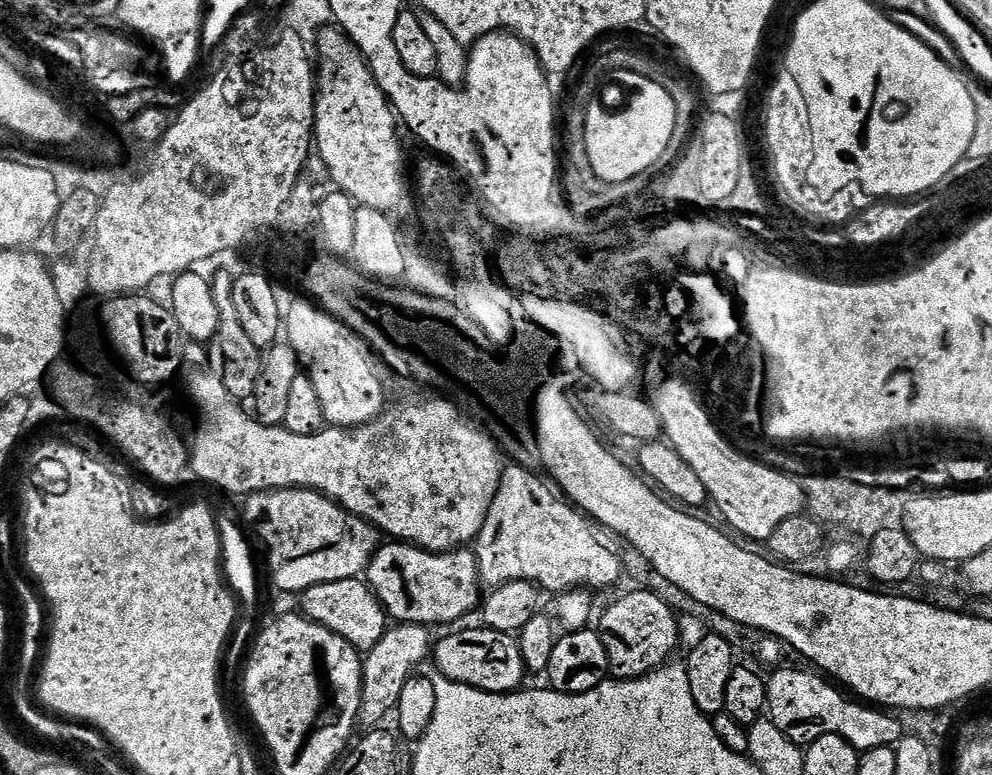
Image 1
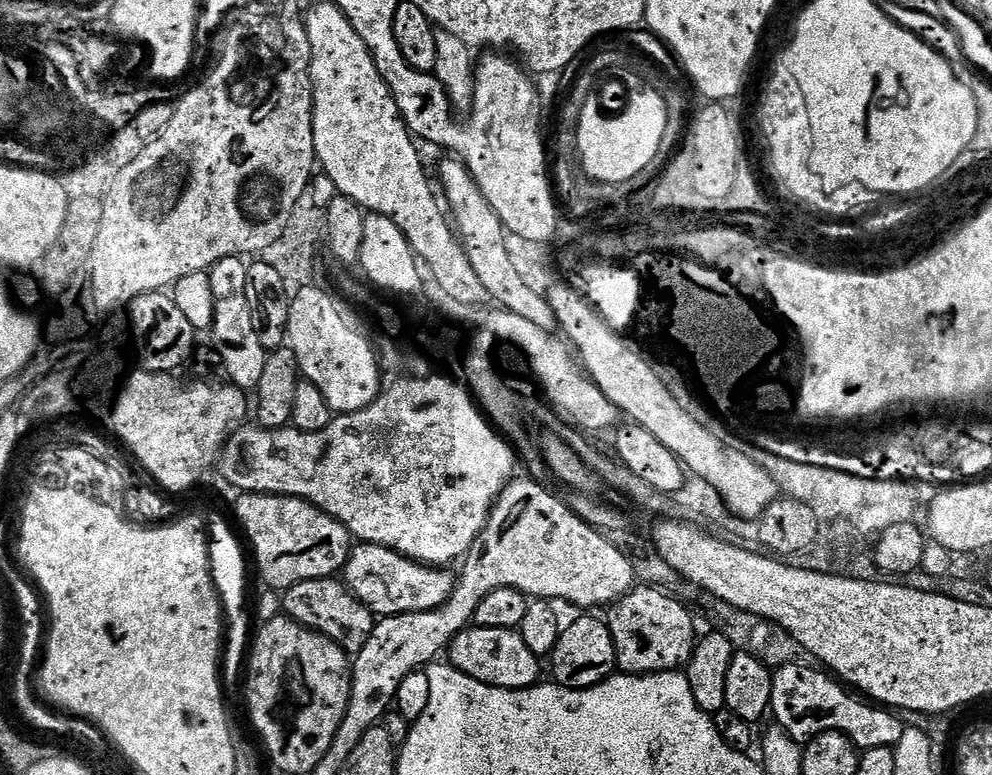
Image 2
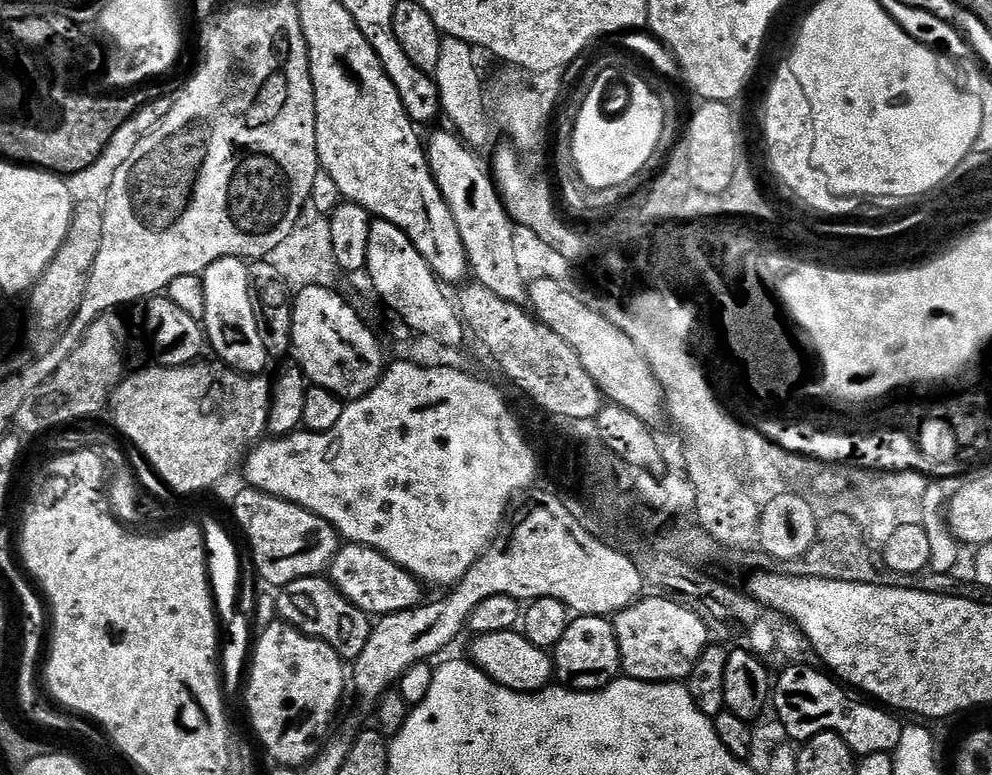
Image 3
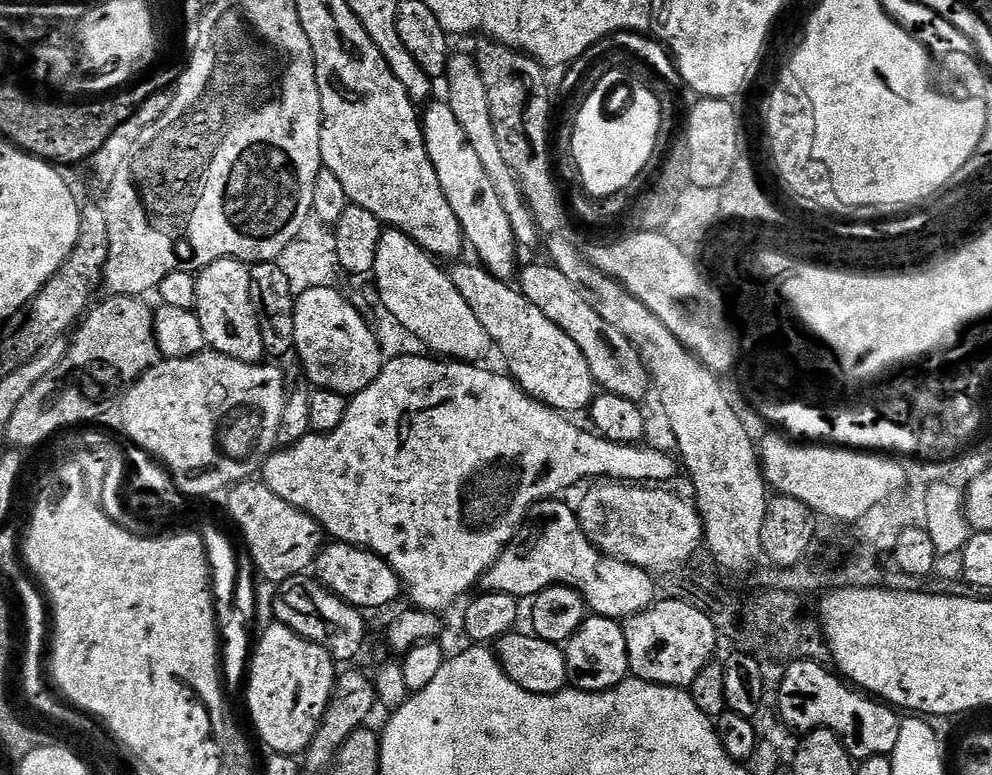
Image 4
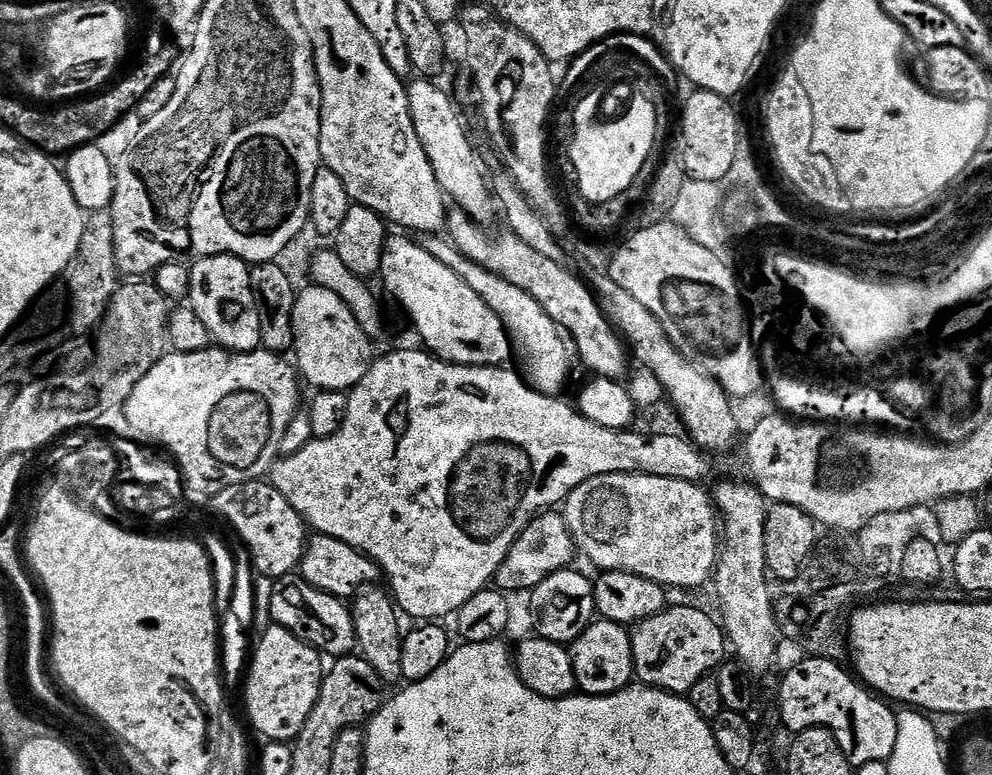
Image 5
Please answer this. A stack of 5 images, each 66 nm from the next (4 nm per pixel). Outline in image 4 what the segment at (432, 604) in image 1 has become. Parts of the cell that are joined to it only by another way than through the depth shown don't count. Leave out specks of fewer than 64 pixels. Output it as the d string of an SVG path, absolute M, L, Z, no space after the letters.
M325 543L316 555L314 576L338 598L361 610L384 608L402 596L402 585L396 571L377 552L370 552L355 544Z

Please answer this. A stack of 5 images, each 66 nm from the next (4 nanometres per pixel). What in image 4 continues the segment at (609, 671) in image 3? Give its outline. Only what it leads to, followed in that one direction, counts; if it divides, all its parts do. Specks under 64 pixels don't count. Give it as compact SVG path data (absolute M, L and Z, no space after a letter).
M589 615L563 645L568 684L581 692L608 692L629 679L626 638L621 621Z

